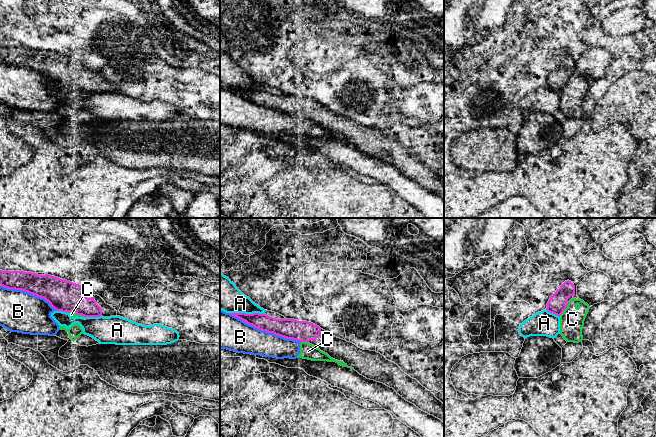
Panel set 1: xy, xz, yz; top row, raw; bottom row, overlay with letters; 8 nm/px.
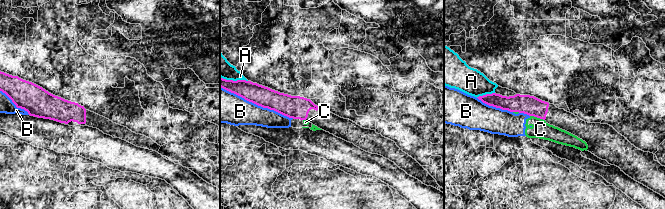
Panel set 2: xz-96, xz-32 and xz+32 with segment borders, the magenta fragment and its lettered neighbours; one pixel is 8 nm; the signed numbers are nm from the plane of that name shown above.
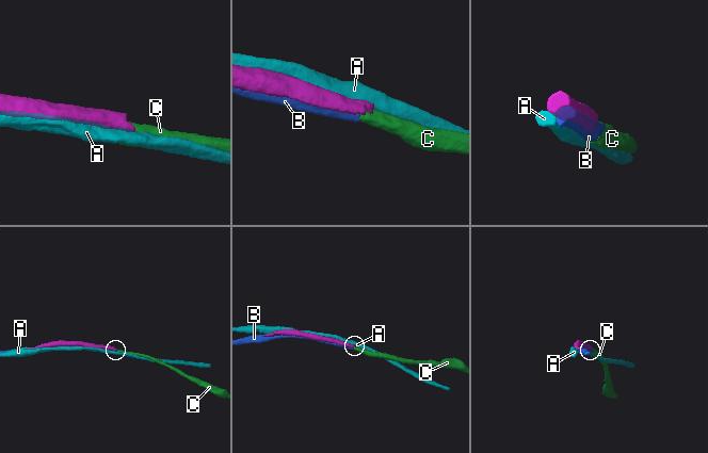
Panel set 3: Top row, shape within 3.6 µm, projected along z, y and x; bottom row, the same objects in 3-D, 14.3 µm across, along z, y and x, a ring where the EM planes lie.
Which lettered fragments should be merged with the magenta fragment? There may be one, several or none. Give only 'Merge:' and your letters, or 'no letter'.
Merge: no letter

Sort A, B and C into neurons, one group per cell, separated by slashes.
A / B C

